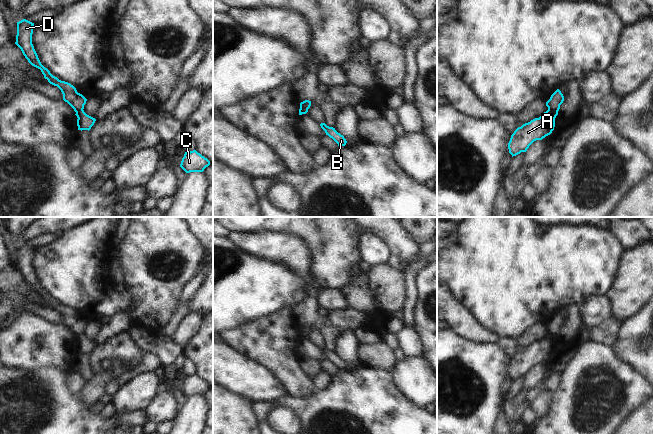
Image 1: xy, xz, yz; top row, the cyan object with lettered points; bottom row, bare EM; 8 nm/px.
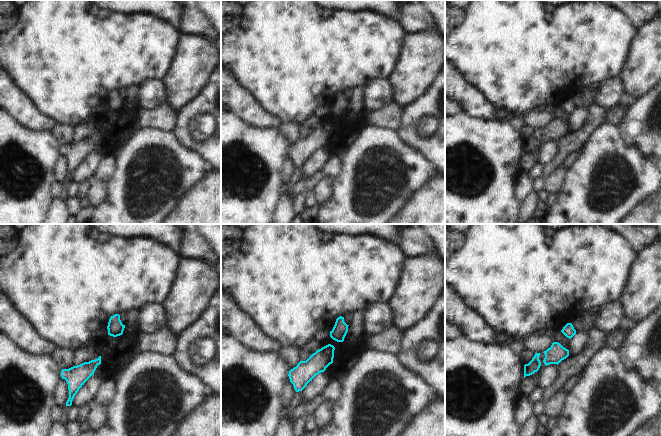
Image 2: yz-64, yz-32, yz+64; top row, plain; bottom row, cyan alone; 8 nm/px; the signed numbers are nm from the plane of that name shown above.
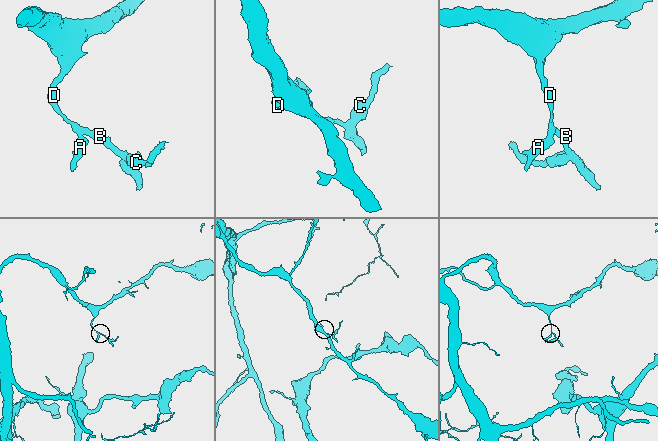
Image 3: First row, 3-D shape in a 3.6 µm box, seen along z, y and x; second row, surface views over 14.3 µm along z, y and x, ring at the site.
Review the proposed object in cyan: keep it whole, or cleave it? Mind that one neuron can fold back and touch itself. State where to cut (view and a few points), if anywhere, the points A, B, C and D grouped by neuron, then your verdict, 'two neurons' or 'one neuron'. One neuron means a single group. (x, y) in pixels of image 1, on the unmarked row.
cut in yz along (548, 332), (557, 337); A / B C D; two neurons

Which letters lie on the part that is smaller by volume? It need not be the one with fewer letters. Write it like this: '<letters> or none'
A

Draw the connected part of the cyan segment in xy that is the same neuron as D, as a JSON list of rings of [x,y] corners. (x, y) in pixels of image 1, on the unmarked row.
[[[26,243],[17,246],[17,259],[15,268],[21,273],[28,286],[32,290],[40,293],[44,299],[44,302],[47,303],[50,308],[57,310],[61,314],[63,318],[63,324],[67,326],[75,336],[83,334],[87,323],[82,318],[78,317],[73,309],[59,304],[41,288],[32,268],[33,250],[34,247]]]

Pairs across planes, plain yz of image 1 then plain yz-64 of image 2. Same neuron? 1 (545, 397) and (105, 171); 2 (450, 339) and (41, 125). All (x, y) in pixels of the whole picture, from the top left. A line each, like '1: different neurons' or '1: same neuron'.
1: different neurons
2: different neurons

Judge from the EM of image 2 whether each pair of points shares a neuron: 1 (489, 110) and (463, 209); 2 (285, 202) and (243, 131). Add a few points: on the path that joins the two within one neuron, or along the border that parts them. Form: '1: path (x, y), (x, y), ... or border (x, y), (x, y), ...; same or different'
1: border (465, 111), (471, 116), (481, 118), (497, 116); different
2: border (283, 194), (273, 213); different

